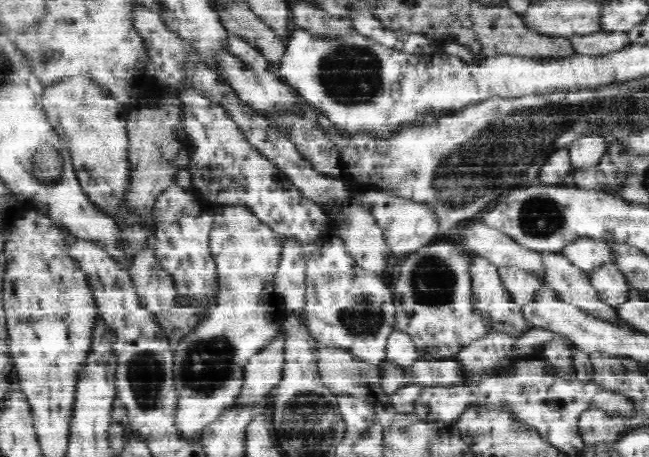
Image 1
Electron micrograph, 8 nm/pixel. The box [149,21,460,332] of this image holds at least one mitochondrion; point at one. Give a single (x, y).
(342, 80)

